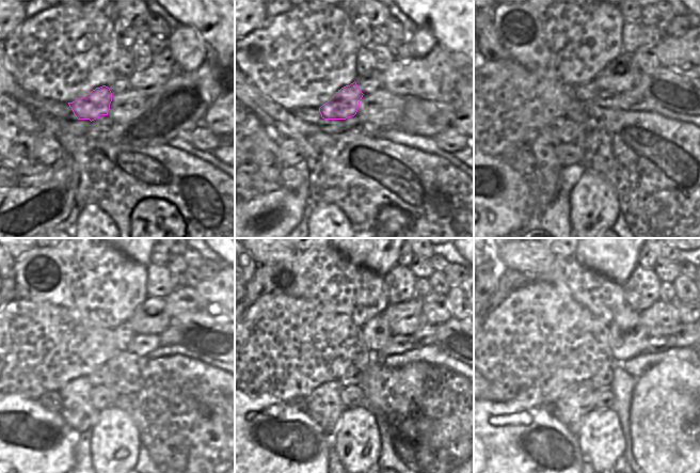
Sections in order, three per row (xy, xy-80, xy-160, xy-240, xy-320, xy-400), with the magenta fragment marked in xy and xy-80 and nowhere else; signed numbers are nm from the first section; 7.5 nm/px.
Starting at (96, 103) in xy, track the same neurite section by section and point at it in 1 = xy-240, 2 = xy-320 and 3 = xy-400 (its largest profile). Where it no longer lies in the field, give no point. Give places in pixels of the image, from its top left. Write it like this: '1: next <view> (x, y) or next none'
1: next xy-240 (124, 333)
2: next xy-320 (377, 333)
3: next xy-400 (627, 335)

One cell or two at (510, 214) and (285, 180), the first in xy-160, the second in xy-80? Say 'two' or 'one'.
two

